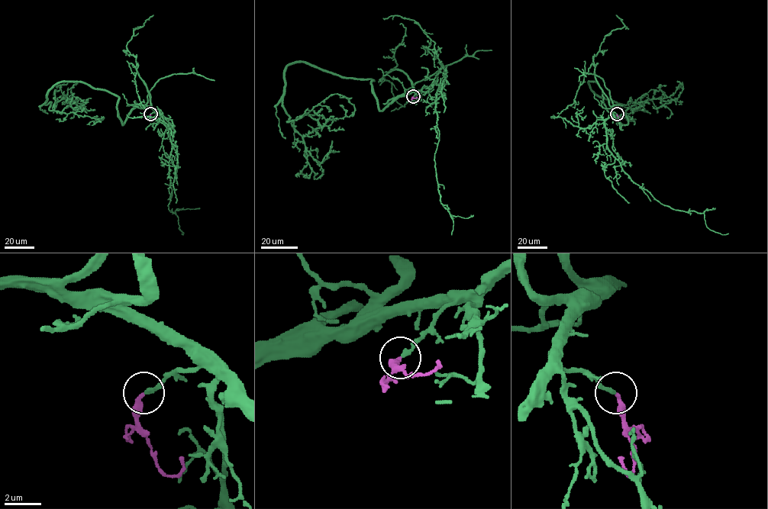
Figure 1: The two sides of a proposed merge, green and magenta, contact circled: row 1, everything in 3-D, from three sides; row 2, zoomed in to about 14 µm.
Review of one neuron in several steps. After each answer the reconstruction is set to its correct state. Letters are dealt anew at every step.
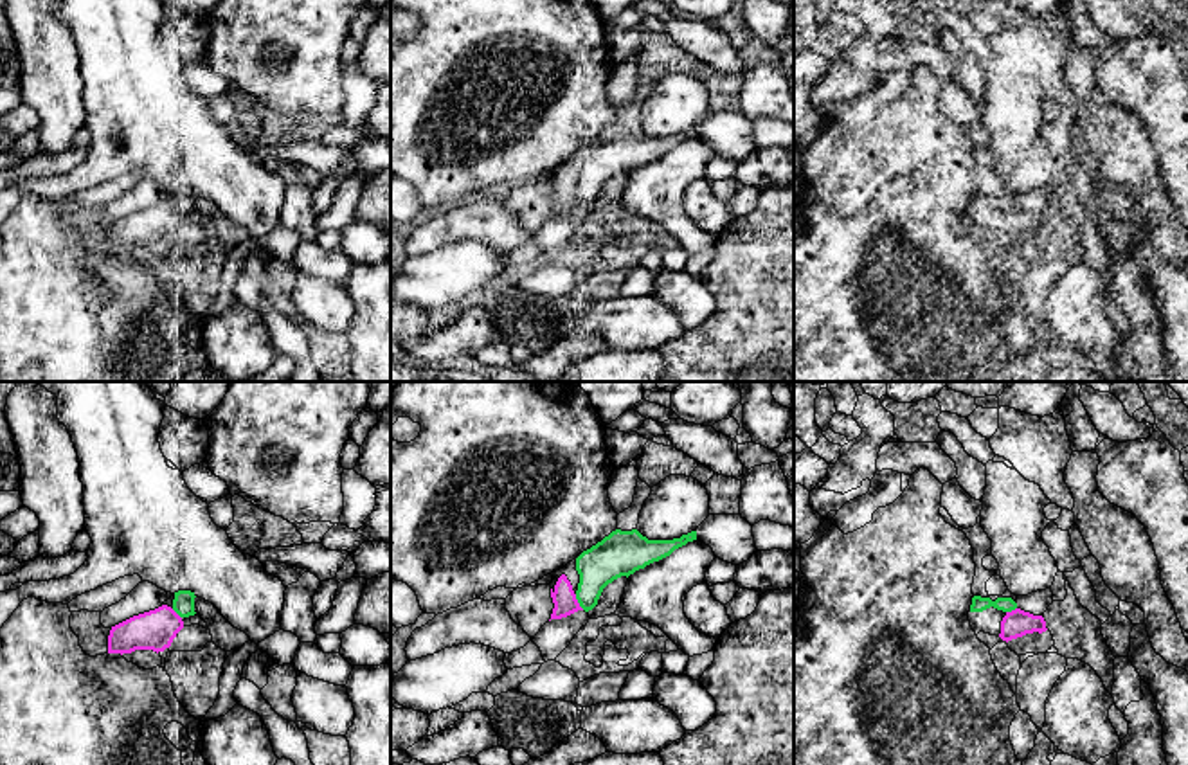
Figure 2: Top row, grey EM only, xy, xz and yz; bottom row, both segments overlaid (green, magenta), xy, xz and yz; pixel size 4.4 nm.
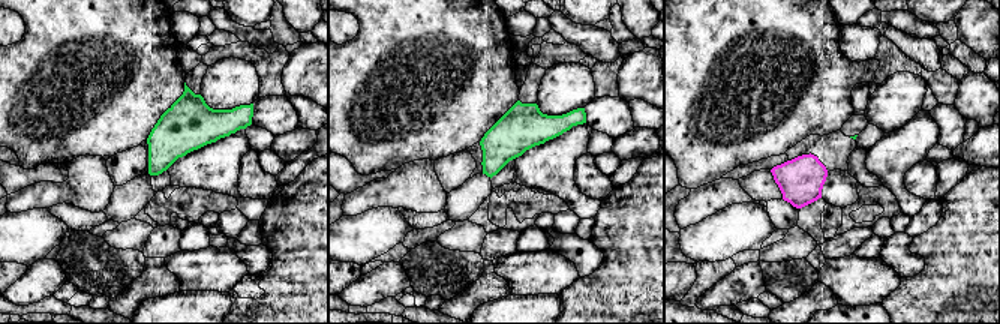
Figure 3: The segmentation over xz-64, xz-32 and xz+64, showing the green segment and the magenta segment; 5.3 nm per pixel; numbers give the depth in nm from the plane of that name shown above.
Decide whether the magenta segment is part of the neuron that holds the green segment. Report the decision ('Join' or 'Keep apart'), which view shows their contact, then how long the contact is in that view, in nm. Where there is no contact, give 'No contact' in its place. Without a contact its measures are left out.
Join. Touches green in xz. Shared border 80 nm

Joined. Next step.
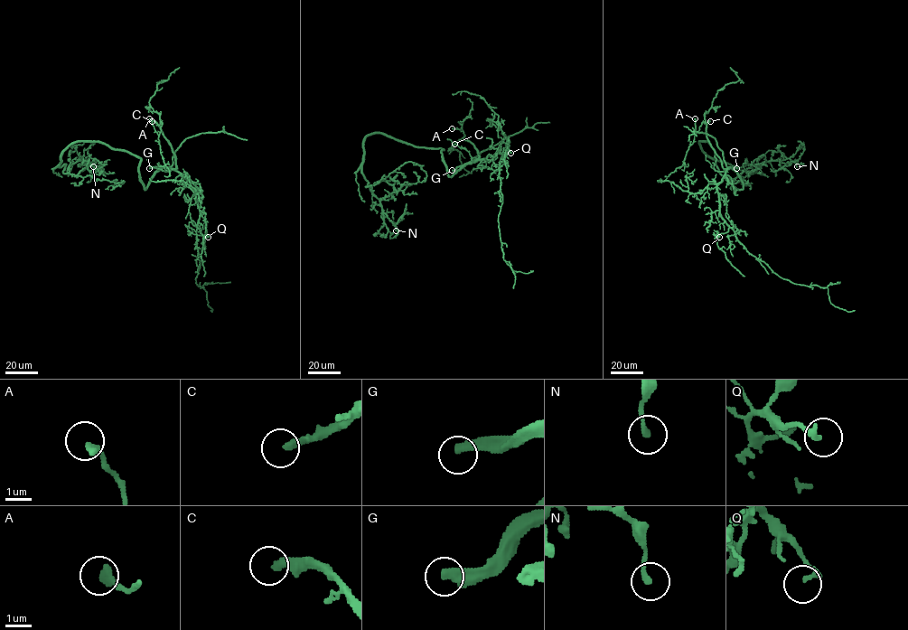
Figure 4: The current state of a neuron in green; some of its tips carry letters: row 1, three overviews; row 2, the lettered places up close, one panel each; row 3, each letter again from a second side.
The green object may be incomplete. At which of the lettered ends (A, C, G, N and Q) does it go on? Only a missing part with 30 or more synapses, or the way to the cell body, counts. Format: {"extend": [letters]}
{"extend": ["C", "G"]}

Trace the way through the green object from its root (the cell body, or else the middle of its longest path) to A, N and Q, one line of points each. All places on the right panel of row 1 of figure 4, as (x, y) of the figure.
A: (736, 188), (743, 188), (741, 176), (733, 169), (723, 167), (707, 138), (705, 123), (695, 135), (695, 118)
N: (736, 188), (720, 173), (710, 145), (700, 141), (710, 157), (748, 164), (753, 173), (772, 160), (797, 166)
Q: (736, 188), (742, 189), (743, 183), (730, 167), (717, 186), (720, 216), (728, 227), (715, 236), (719, 237)

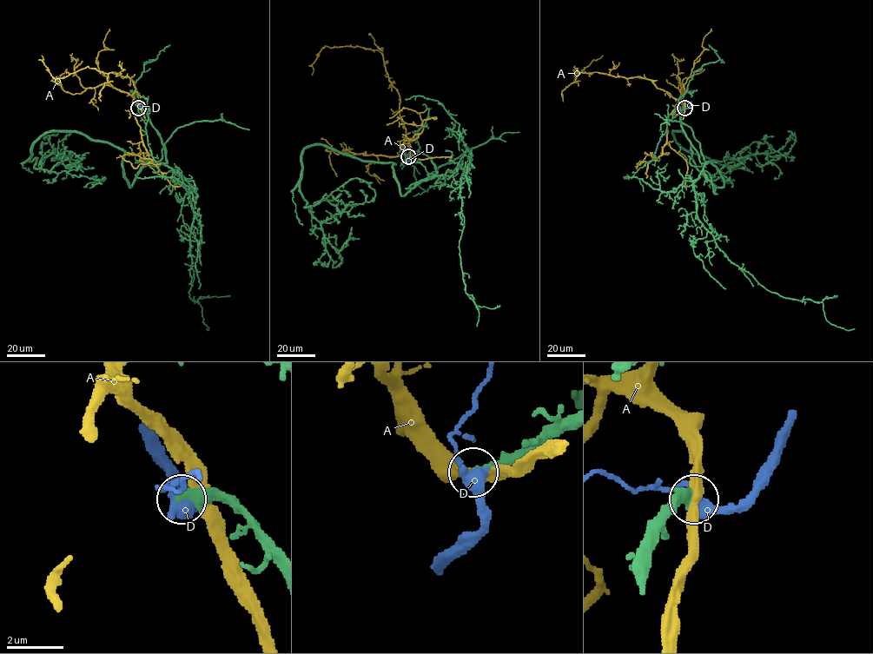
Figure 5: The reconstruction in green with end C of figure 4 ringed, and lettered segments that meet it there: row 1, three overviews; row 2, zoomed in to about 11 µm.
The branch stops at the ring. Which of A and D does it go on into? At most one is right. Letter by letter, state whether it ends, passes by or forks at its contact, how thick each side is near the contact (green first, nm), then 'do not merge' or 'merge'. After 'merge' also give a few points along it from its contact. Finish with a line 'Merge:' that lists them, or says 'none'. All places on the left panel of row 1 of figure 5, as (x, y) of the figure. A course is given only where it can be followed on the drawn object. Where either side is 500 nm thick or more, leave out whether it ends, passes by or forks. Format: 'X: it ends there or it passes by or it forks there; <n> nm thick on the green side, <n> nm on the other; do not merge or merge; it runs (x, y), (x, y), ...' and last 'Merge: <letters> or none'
A: 500 nm thick on the green side, 400 nm on the other; do not merge
D: it passes by; 440 nm thick on the green side, 400 nm on the other; merge
Merge: D

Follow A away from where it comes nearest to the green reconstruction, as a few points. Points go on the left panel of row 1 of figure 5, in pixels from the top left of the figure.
A: (140, 108), (133, 99), (135, 89), (129, 76), (86, 67), (56, 79), (42, 60), (42, 56)

